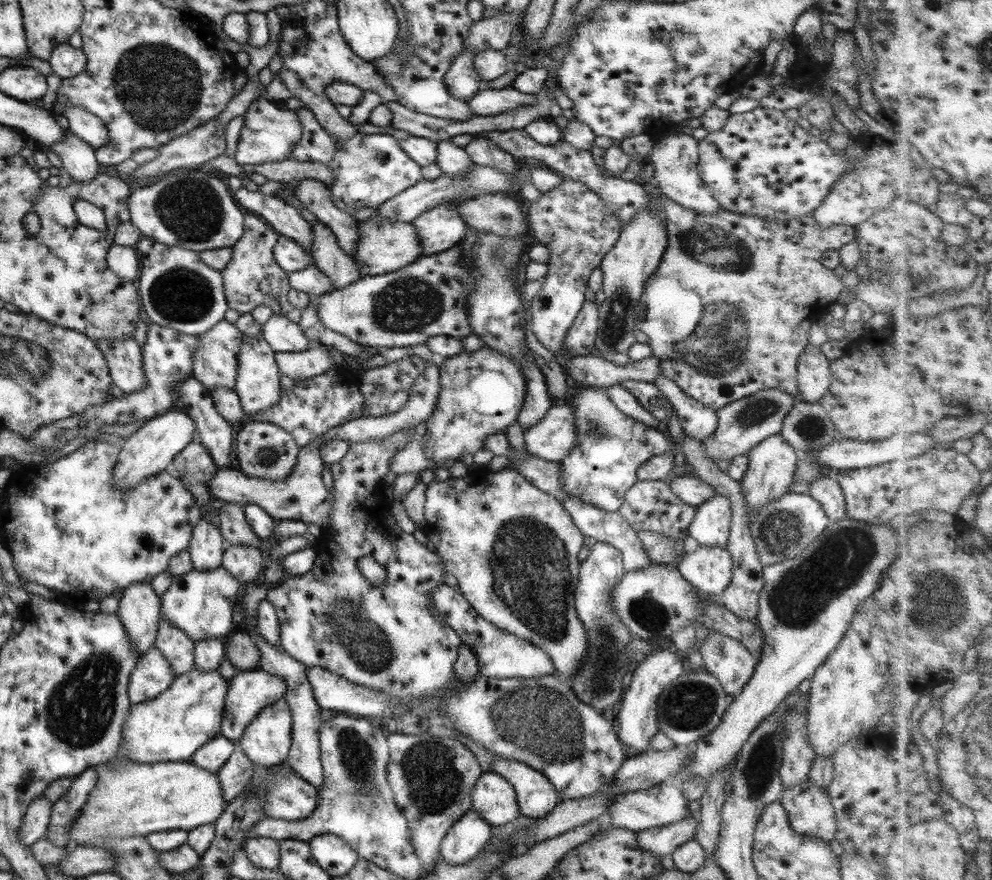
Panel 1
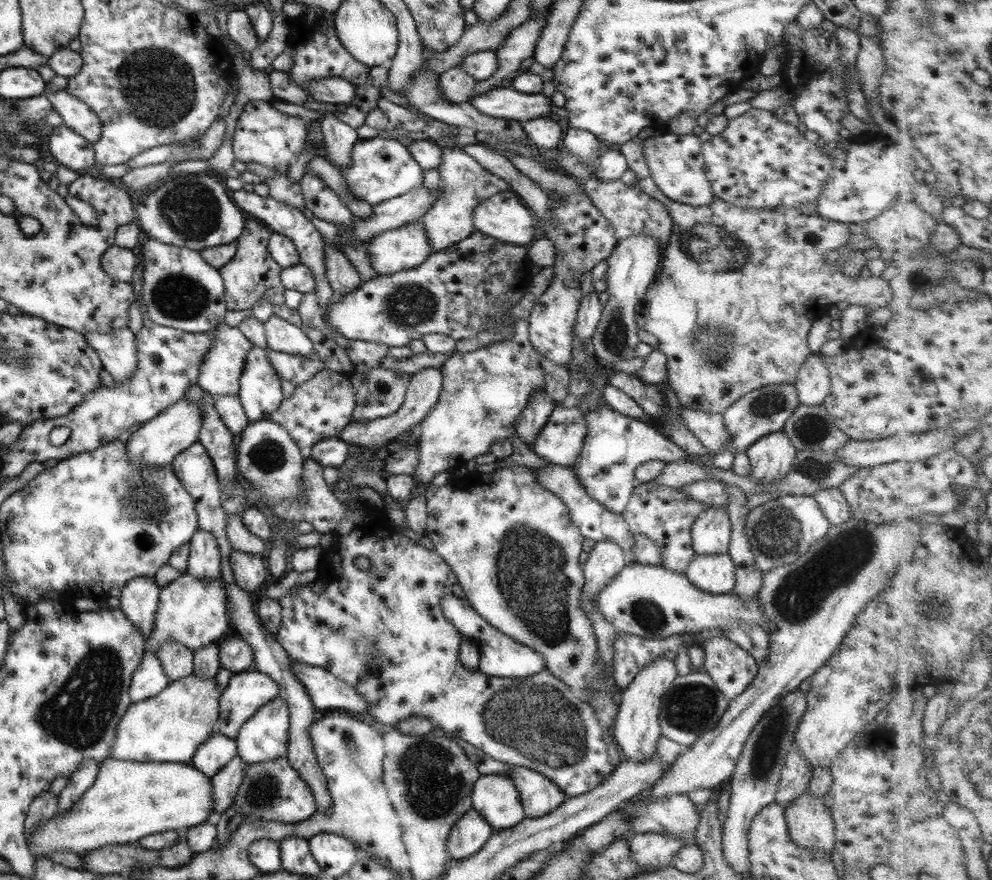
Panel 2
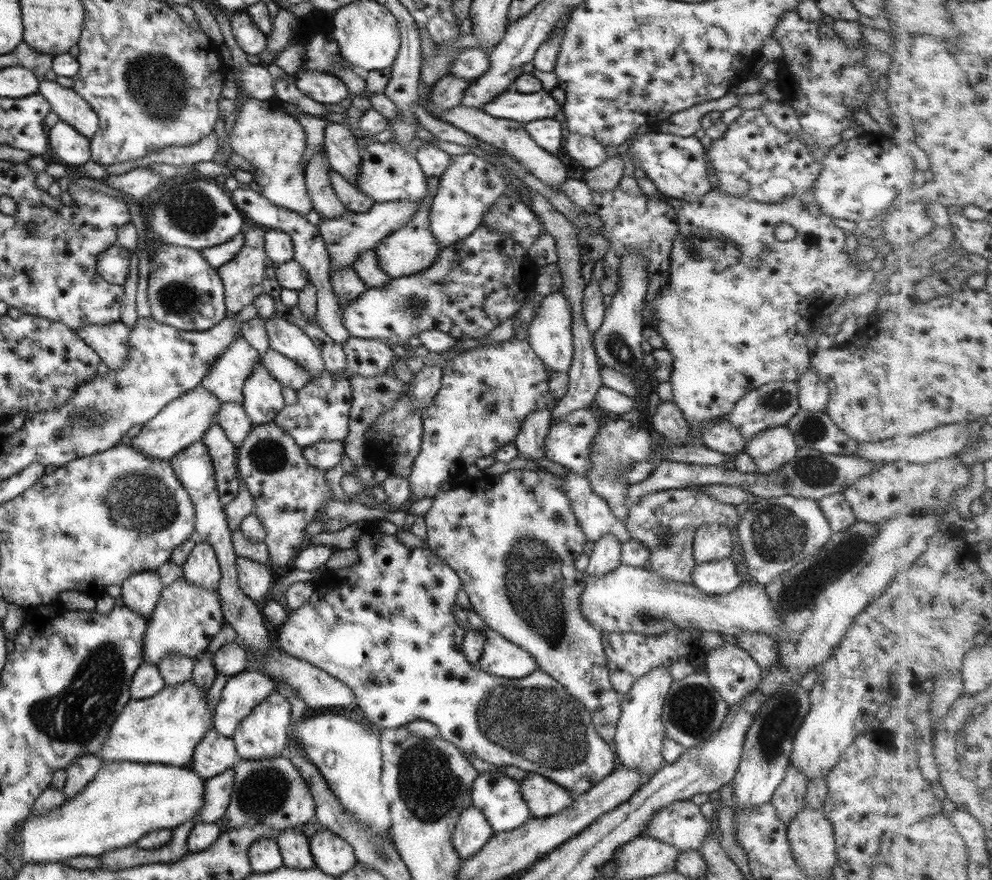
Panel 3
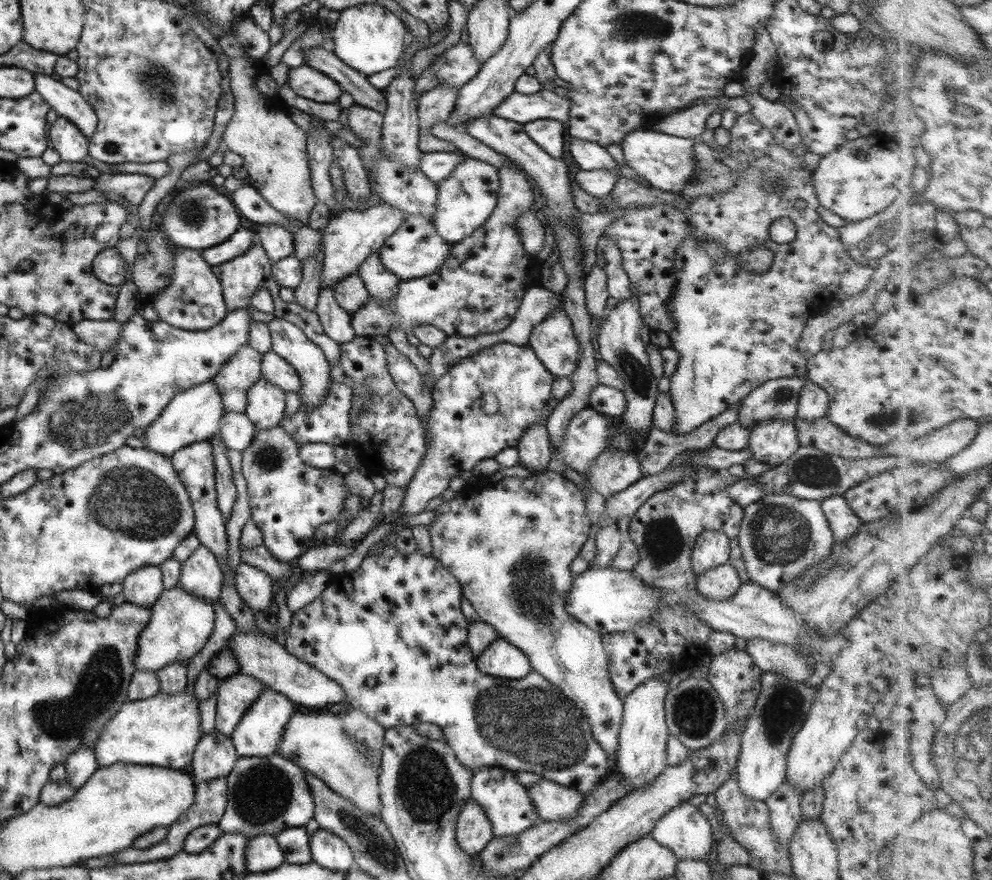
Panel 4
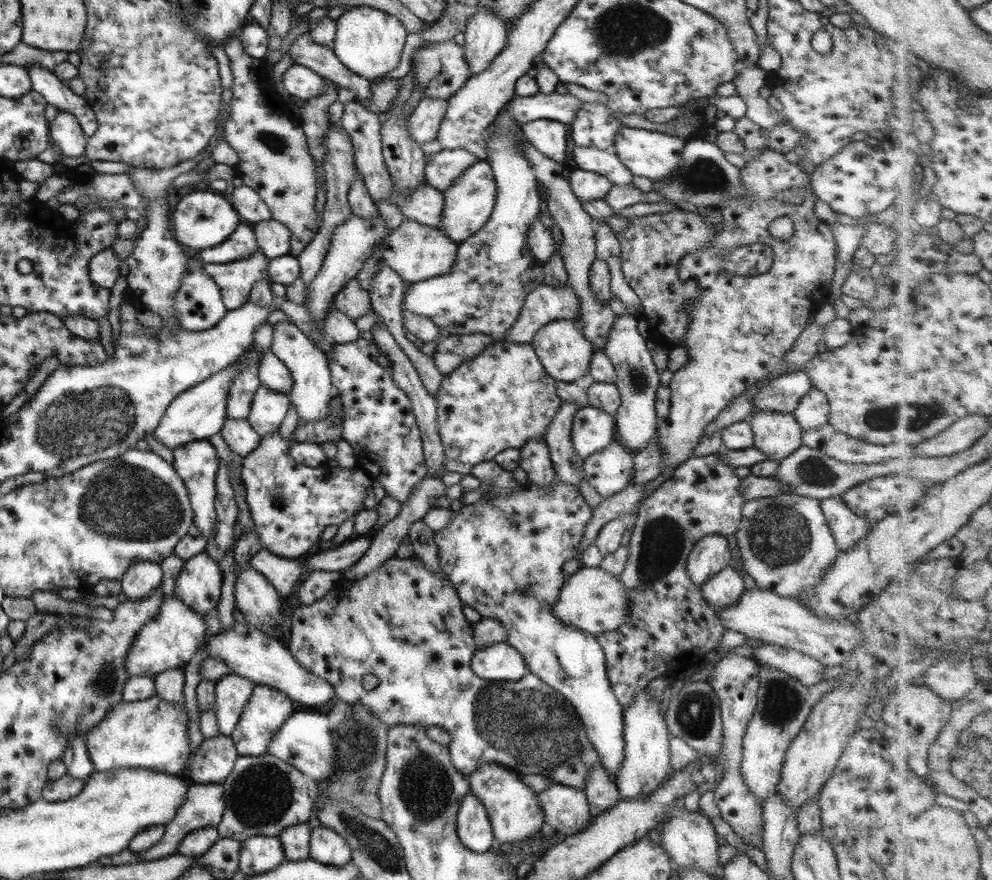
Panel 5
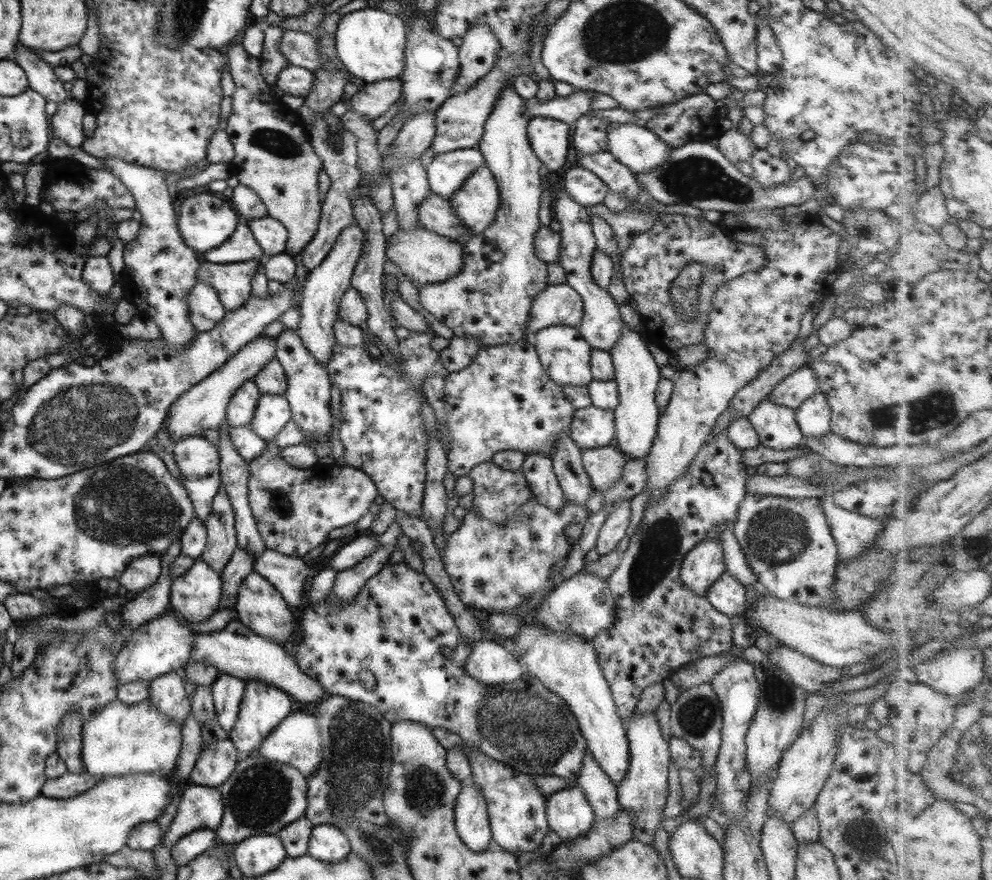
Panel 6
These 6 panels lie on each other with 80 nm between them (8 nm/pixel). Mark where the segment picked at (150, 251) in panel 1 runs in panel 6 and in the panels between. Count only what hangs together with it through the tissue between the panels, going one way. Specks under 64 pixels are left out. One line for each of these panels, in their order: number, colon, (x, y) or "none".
2: (180, 290)
3: (184, 292)
4: (193, 301)
5: (197, 305)
6: (204, 312)

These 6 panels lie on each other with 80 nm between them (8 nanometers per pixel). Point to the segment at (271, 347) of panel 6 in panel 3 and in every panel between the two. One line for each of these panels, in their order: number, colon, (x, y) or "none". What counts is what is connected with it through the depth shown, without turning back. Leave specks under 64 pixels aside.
3: (181, 422)
4: (192, 415)
5: (197, 413)

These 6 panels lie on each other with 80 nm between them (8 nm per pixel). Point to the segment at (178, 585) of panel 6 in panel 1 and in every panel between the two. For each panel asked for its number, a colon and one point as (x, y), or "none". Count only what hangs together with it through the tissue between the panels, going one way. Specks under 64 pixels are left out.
1: (205, 550)
2: (204, 559)
3: (201, 569)
4: (200, 575)
5: (198, 585)

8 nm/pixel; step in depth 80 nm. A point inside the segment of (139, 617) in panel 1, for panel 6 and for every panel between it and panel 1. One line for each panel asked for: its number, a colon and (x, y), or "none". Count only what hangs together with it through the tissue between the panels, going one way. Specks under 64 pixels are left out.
2: (138, 599)
3: (139, 592)
4: (142, 586)
5: (137, 582)
6: (141, 572)

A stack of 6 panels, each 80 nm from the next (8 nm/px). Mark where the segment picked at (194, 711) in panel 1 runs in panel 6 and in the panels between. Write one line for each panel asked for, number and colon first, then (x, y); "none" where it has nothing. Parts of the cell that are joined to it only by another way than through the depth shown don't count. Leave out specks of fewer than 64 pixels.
2: (167, 728)
3: (163, 729)
4: (161, 731)
5: (151, 734)
6: (121, 739)

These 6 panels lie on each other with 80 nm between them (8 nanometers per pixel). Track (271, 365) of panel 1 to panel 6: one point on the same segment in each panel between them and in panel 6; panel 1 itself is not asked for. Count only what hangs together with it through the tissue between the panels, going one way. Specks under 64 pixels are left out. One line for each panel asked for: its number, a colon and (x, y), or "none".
2: (259, 392)
3: (262, 399)
4: (264, 407)
5: (268, 408)
6: (272, 412)

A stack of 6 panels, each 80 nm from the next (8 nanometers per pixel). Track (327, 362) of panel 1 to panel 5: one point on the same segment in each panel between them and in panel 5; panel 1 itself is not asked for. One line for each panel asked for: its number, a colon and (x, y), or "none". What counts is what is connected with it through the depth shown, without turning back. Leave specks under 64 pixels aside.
2: (296, 370)
3: (287, 373)
4: (273, 369)
5: (272, 374)

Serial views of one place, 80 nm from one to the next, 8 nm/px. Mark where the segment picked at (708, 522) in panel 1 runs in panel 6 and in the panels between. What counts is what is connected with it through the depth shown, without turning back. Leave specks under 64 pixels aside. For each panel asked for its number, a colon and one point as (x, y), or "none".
2: (710, 532)
3: (711, 542)
4: (711, 549)
5: (710, 554)
6: (703, 564)

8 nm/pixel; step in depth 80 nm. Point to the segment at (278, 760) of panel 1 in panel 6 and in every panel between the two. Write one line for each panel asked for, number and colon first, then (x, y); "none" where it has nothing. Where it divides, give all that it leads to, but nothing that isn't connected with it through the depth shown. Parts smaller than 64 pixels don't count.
2: (263, 737)
3: (264, 733)
4: (258, 731)
5: (265, 711)
6: (262, 706)

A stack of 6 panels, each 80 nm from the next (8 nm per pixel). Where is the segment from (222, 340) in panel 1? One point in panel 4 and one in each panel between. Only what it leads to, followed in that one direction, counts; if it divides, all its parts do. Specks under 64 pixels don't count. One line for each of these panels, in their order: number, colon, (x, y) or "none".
2: (219, 372)
3: (226, 376)
4: (233, 379)

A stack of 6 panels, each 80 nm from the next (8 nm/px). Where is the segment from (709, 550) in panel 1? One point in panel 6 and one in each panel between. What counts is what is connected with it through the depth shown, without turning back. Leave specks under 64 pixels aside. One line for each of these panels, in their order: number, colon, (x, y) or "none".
2: (714, 573)
3: (719, 577)
4: (719, 583)
5: (723, 589)
6: (726, 595)

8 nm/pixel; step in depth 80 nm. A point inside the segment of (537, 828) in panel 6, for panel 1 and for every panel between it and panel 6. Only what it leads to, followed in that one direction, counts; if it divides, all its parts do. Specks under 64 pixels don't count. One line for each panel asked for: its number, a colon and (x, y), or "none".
1: (493, 799)
2: (494, 797)
3: (496, 796)
4: (505, 803)
5: (514, 814)

